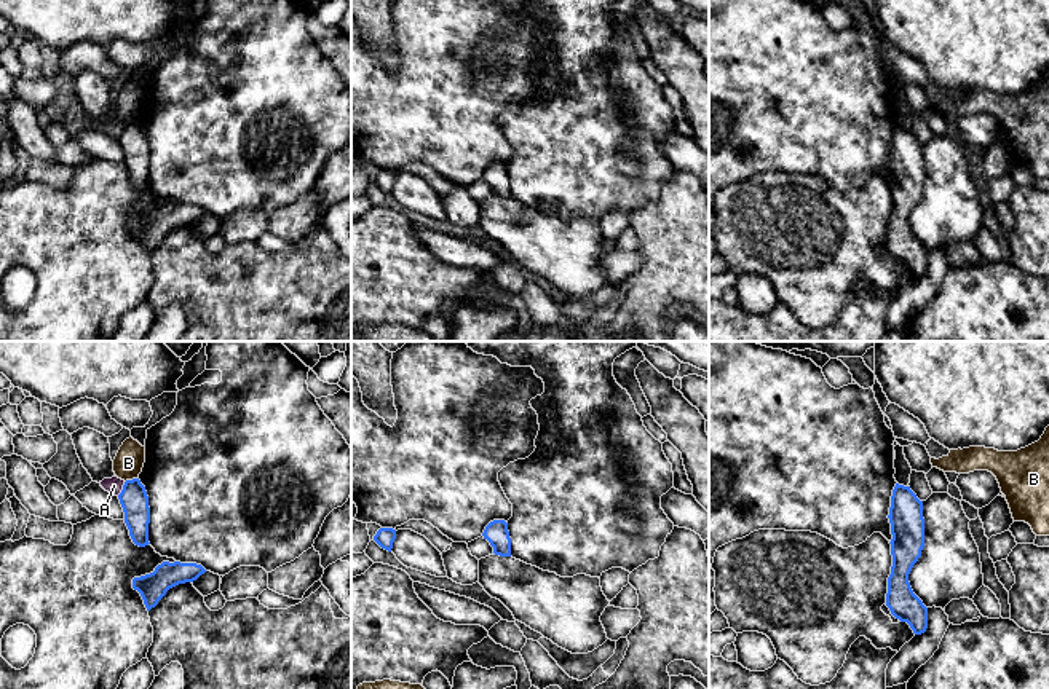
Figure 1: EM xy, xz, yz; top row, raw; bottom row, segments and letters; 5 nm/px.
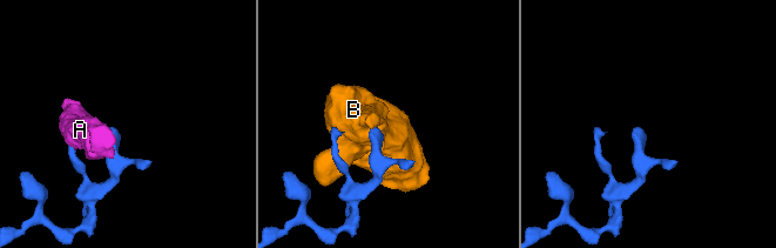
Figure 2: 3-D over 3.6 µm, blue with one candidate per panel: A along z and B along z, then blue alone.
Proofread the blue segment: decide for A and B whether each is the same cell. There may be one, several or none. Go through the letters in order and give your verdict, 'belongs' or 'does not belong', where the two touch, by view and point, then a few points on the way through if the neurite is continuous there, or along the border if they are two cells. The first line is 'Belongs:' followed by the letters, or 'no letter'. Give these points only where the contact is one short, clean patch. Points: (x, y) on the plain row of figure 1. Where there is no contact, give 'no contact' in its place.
Belongs: no letter
A: does not belong; contact xy (123, 131); border xy (125, 125), (117, 137)
B: does not belong; contact xy (130, 123); border xy (136, 120), (125, 125)

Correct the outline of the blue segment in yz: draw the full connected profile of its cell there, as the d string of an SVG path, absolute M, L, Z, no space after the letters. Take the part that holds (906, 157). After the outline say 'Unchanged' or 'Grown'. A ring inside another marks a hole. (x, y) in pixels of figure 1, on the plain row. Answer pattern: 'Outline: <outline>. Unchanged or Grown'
Outline: M896 126L889 150L893 209L888 220L886 249L901 265L907 265L915 278L928 271L928 250L913 236L908 217L924 190L923 144Z. Unchanged

